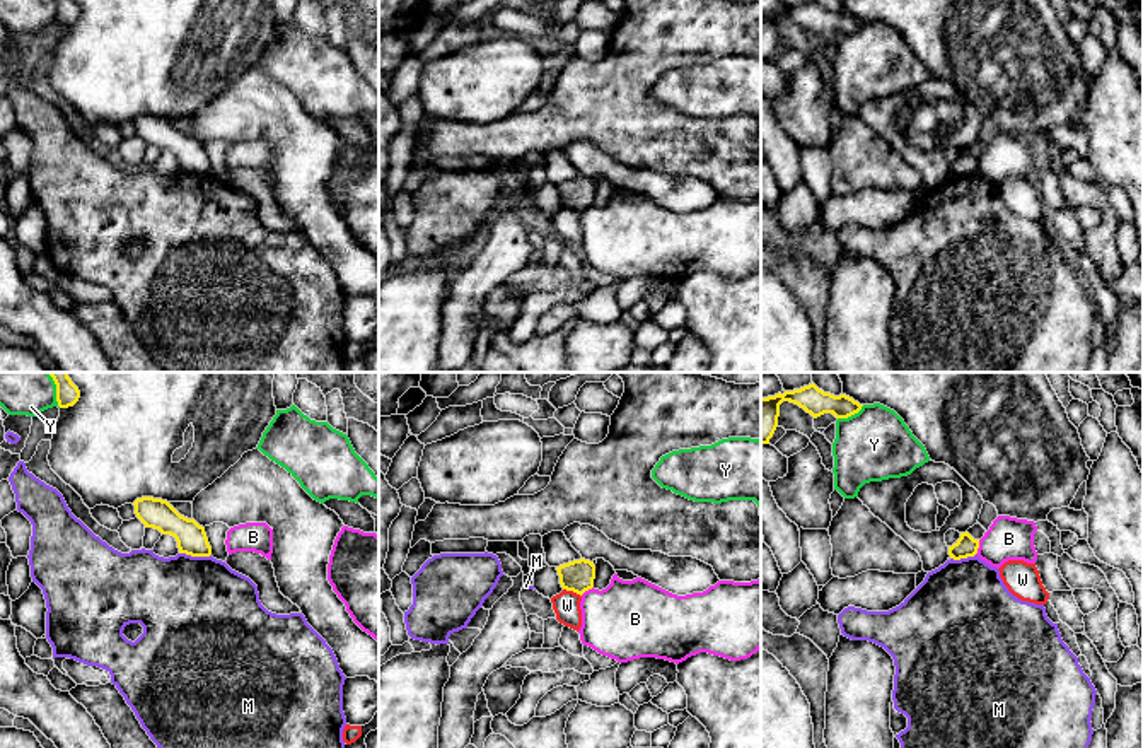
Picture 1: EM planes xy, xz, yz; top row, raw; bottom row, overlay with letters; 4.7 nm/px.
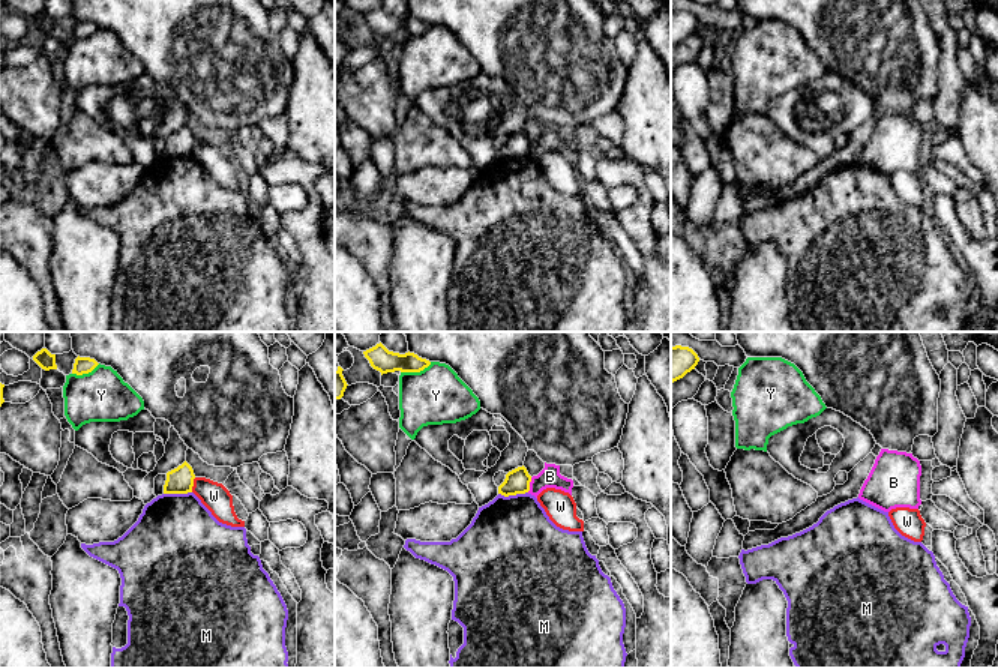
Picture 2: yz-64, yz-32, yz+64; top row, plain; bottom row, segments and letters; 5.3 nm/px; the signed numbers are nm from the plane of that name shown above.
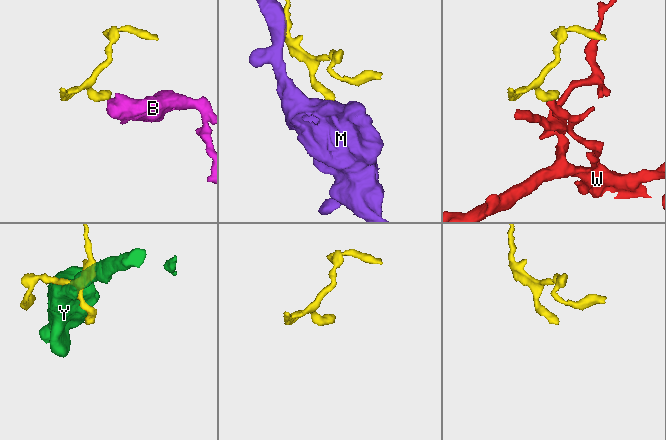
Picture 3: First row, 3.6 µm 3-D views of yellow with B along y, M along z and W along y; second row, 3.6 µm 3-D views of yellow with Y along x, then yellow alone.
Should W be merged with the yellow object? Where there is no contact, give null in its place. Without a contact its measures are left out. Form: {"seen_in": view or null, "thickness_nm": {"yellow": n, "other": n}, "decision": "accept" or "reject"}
{"seen_in": "xz", "thickness_nm": {"yellow": 150, "other": 130}, "decision": "reject"}

